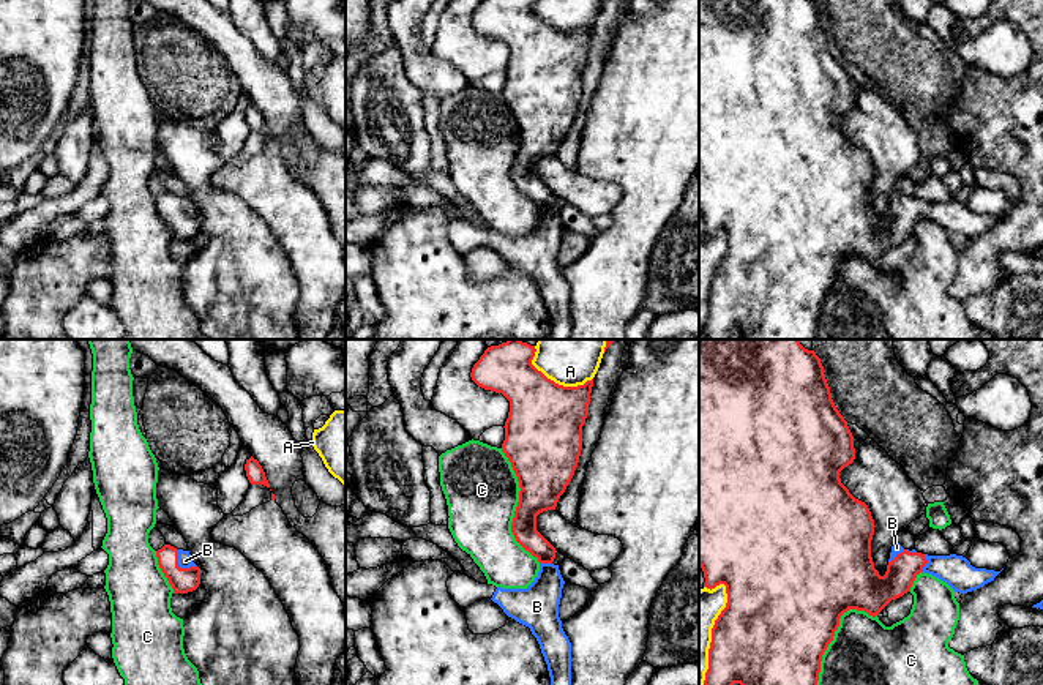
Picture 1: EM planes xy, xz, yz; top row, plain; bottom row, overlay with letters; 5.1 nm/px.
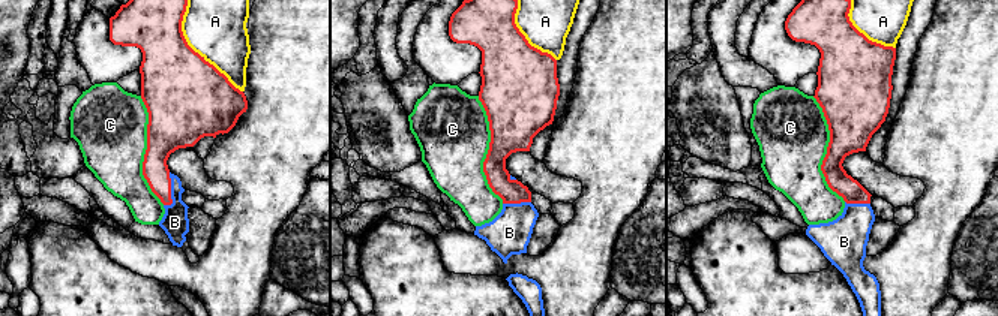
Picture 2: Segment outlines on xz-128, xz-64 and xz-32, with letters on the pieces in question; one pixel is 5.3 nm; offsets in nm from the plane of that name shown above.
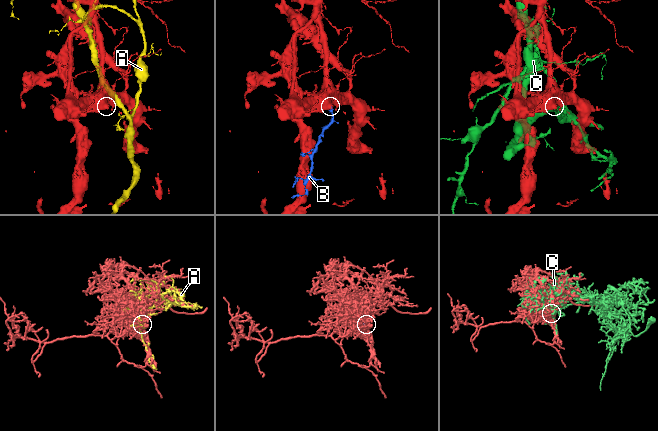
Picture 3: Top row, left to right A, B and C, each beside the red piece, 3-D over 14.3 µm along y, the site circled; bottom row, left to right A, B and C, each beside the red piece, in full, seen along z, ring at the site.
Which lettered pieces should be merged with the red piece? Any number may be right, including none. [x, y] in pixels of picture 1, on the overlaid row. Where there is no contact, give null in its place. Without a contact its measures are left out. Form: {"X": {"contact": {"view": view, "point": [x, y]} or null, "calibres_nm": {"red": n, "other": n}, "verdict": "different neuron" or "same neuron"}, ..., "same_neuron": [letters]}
{"A": {"contact": {"view": "xz", "point": [553, 381]}, "calibres_nm": {"red": 380, "other": 340}, "verdict": "different neuron"}, "B": {"contact": {"view": "xy", "point": [179, 567]}, "calibres_nm": {"red": 130, "other": 70}, "verdict": "same neuron"}, "C": {"contact": {"view": "xz", "point": [516, 507]}, "calibres_nm": {"red": 300, "other": 380}, "verdict": "different neuron"}, "same_neuron": ["B"]}

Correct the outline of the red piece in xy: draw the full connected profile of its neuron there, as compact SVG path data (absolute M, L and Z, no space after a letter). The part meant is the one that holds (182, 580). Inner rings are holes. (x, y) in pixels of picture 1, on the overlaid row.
M164 545L156 551L156 557L174 593L188 593L199 587L200 568L193 562L189 551Z

